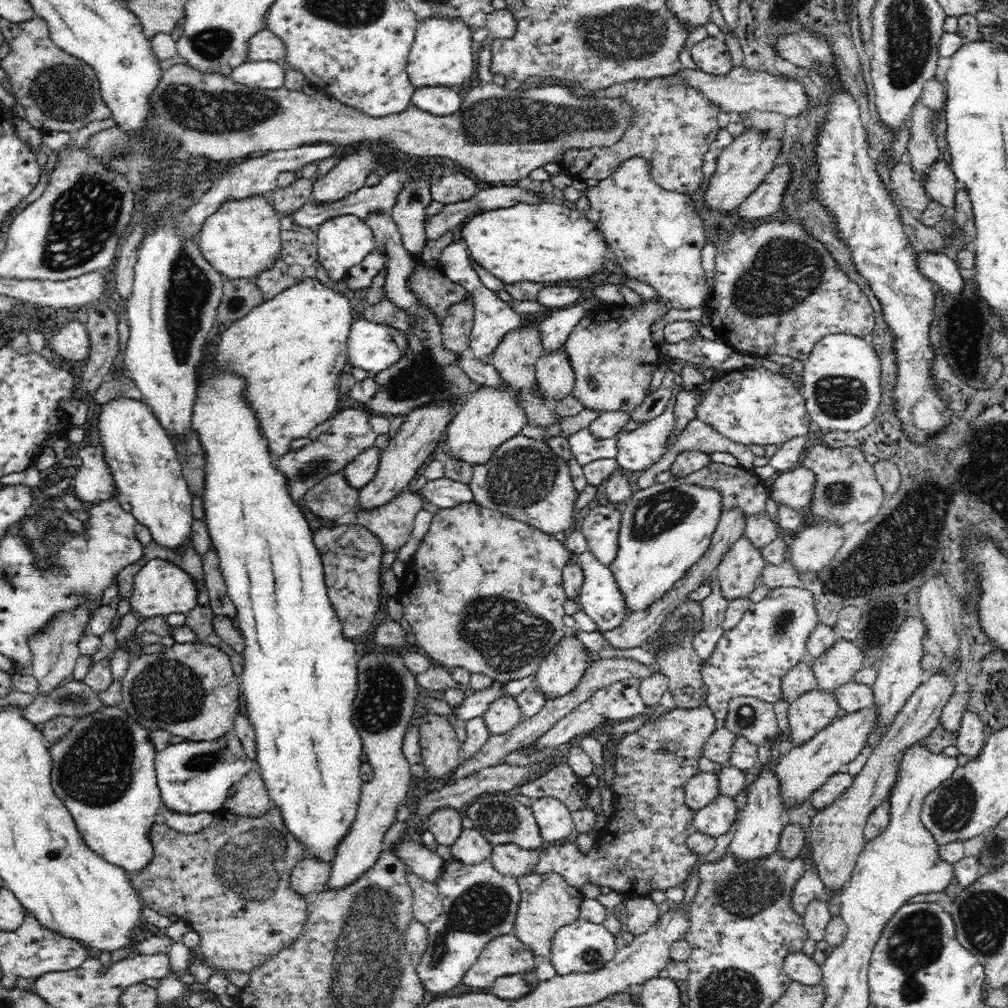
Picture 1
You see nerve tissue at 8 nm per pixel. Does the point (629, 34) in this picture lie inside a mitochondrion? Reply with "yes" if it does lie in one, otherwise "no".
yes

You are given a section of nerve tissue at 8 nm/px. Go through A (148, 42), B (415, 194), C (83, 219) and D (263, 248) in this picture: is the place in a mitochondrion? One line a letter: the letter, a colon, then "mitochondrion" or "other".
A: other
B: mitochondrion
C: mitochondrion
D: other

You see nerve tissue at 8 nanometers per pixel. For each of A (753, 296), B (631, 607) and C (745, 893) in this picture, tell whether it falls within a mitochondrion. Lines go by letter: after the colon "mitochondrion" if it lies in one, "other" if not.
A: mitochondrion
B: other
C: mitochondrion

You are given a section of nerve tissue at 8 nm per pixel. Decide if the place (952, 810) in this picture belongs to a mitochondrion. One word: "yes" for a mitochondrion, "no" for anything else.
yes

